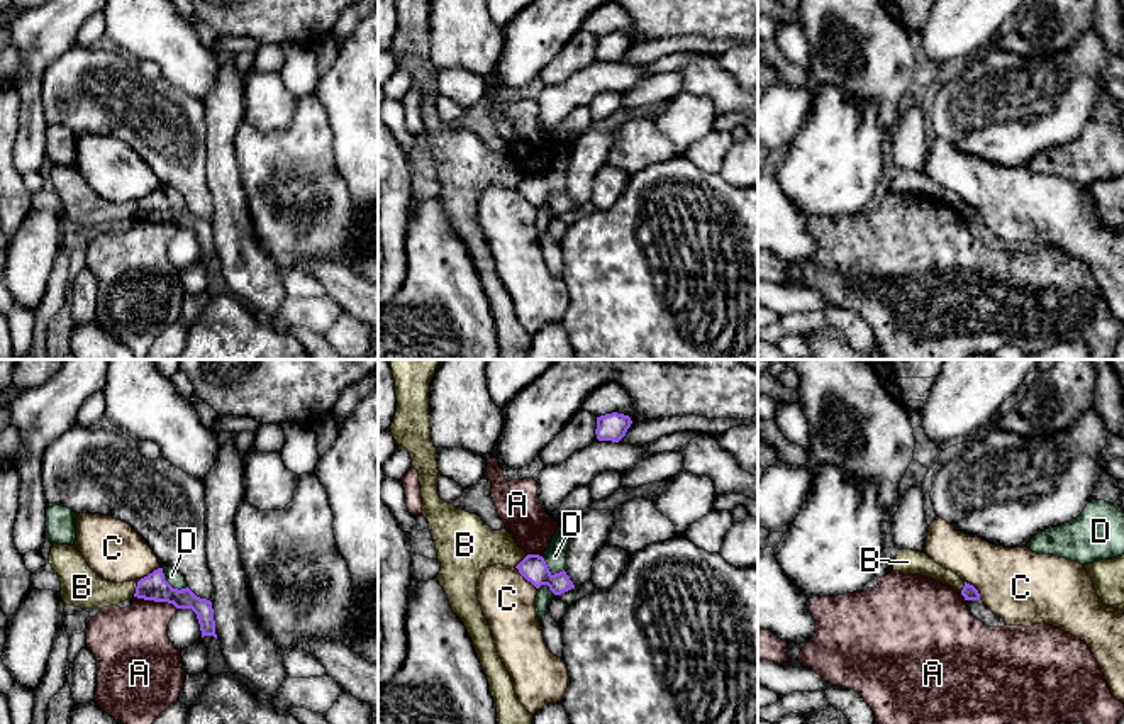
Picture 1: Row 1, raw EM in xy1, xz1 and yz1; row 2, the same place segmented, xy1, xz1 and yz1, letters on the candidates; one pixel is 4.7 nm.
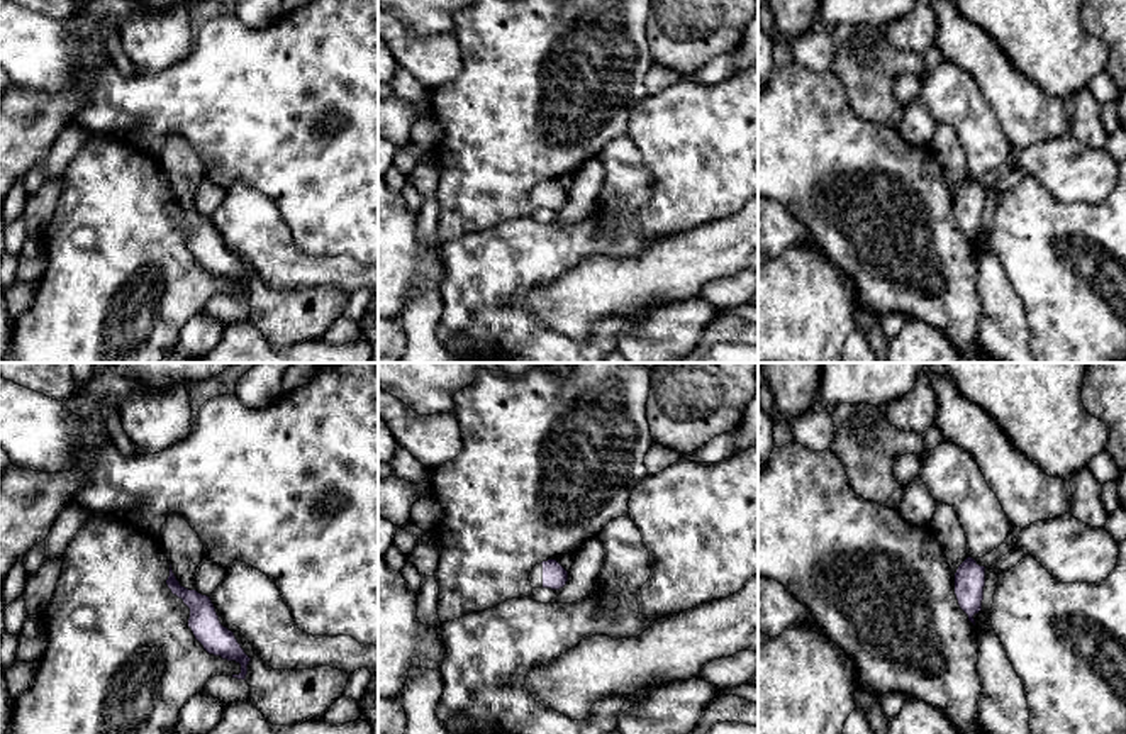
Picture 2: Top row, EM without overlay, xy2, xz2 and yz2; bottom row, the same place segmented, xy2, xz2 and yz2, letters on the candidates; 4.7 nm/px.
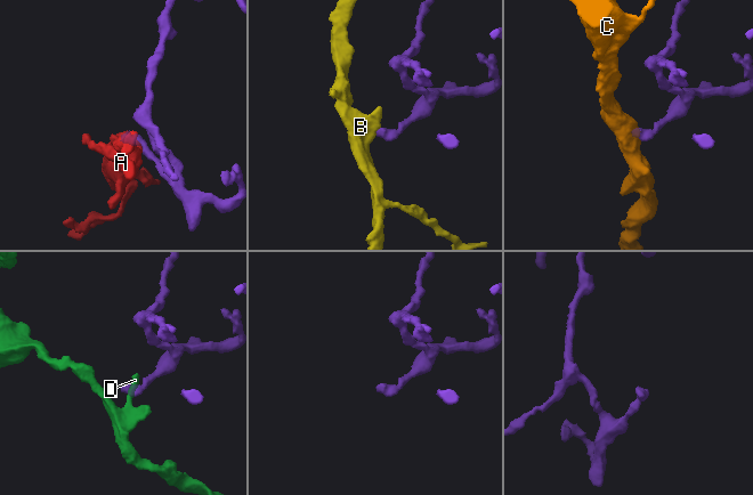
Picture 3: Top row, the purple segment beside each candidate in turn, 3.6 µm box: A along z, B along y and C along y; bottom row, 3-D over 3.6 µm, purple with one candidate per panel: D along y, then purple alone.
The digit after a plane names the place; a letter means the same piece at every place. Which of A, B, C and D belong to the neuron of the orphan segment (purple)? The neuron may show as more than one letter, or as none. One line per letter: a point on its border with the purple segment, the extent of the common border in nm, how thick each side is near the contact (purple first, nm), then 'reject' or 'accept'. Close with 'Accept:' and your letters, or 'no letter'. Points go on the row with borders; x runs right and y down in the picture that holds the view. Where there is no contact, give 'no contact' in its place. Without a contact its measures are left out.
A: xy1 (156, 601) | 220 nm | 130/360 nm | reject
B: xy1 (136, 589) | 80 nm | 130/180 nm | reject
C: xz1 (526, 579) | 160 nm | 120/260 nm | reject
D: xy1 (170, 585) | 160 nm | 130/80 nm | reject
Accept: no letter

